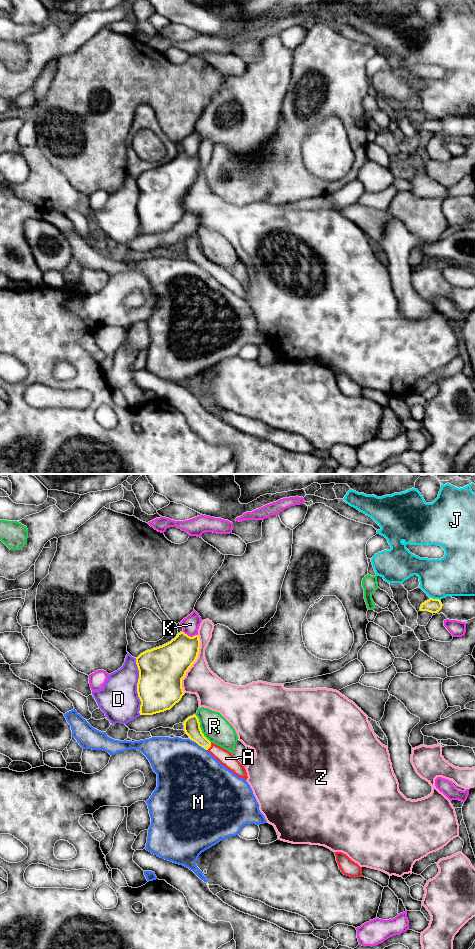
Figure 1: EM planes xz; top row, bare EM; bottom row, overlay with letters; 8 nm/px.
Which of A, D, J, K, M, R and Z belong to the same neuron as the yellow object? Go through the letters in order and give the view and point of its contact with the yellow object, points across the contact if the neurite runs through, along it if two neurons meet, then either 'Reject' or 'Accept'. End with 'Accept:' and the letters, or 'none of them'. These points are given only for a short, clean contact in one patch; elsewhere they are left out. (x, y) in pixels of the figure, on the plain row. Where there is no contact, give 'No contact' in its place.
A: Touches yellow at xz (210, 266). Path across: xz (192, 248), (210, 266), (226, 278). Accept
D: Touches yellow at xz (137, 207). Reject
J: Touches yellow at xz (435, 119). Reject
K: Touches yellow at xz (189, 156). Reject
M: Touches yellow at xz (198, 264). Reject
R: Touches yellow at xz (200, 249). Reject
Z: Touches yellow at xz (192, 183). Reject
Accept: A

